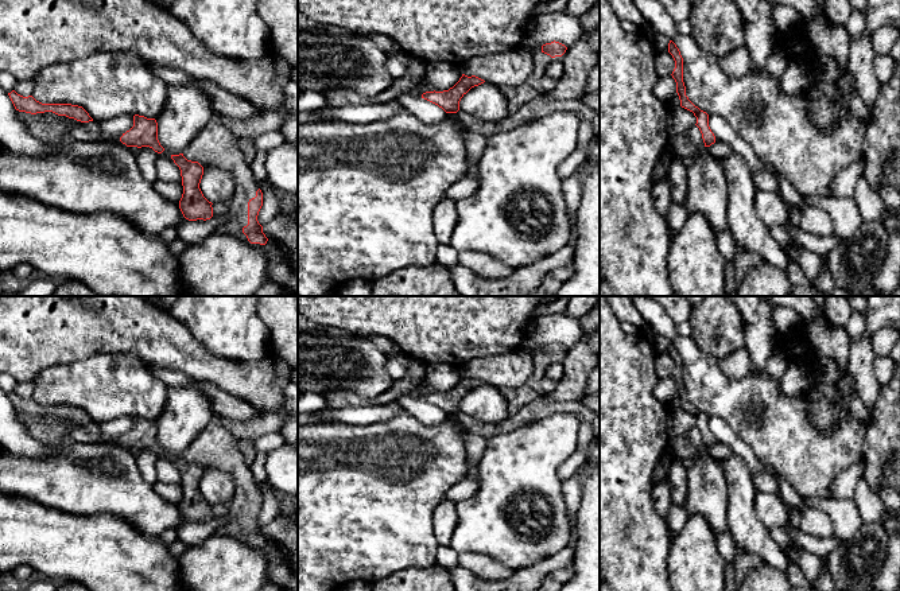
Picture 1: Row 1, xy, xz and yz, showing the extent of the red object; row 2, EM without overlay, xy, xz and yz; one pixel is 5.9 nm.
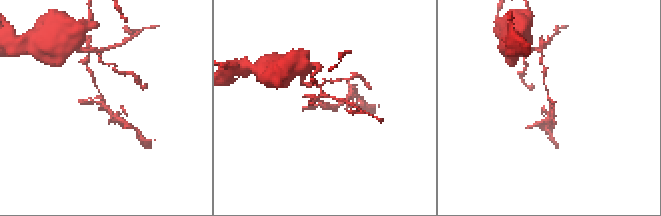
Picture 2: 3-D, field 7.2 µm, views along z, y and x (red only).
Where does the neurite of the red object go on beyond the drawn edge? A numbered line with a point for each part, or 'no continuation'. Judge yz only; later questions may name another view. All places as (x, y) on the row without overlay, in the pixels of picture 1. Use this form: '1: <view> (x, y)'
no continuation

